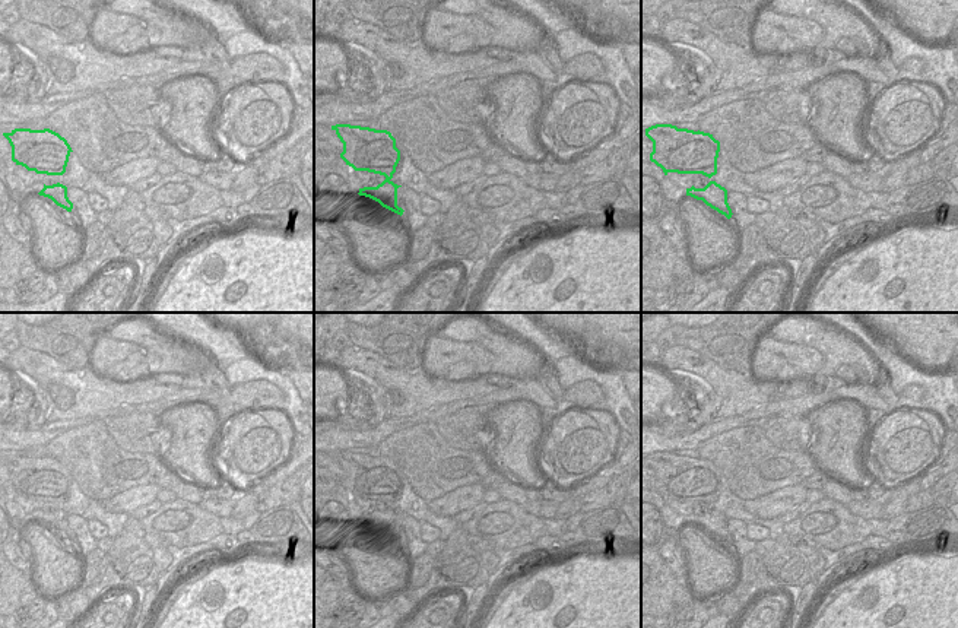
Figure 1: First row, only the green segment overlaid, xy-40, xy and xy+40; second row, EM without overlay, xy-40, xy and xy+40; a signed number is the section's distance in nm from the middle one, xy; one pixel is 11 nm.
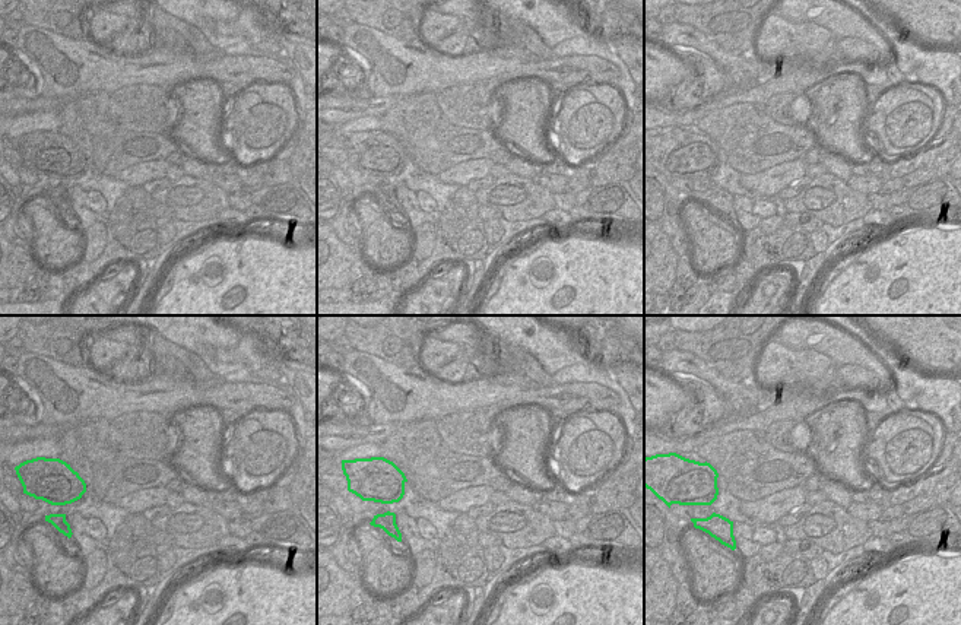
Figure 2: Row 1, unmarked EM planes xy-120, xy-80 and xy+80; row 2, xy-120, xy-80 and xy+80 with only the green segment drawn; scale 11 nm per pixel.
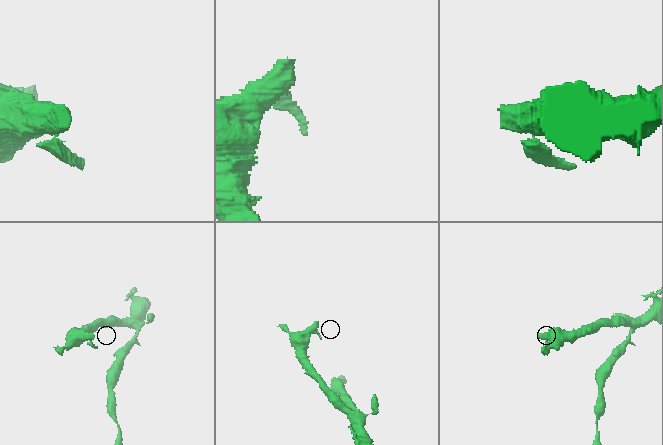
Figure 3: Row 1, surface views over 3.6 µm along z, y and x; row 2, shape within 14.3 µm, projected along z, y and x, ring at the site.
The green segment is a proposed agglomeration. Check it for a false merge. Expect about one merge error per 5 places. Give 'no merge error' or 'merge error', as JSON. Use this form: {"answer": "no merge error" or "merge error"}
{"answer": "no merge error"}

